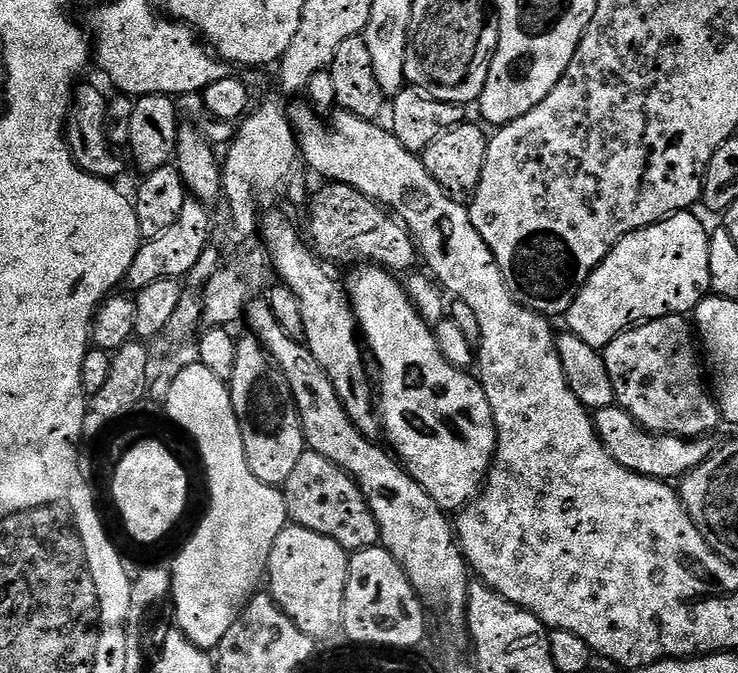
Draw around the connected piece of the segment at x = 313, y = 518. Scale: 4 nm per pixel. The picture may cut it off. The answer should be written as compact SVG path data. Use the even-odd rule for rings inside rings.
M311 450L304 451L302 458L298 458L294 471L290 473L290 478L286 478L286 482L282 485L282 491L291 523L302 526L306 530L314 530L314 534L322 534L322 538L334 538L334 542L338 542L338 546L342 546L349 554L363 548L374 548L380 544L378 522L362 490L354 482L354 478L346 470L342 470L342 466L330 462L330 458L324 458L322 454Z

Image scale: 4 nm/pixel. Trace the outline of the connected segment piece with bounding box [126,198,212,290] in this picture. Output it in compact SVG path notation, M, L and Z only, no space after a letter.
M189 198L186 206L182 206L182 214L178 214L178 222L170 226L158 238L141 243L138 254L134 254L134 262L130 262L130 270L126 277L127 287L139 290L150 286L150 282L159 280L180 280L194 270L198 258L202 258L202 250L210 246L208 240L212 236L212 220L208 217L209 209L200 200Z

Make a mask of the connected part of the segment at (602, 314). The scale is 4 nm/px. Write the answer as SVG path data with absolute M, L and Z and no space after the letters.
M691 211L675 212L673 216L667 216L666 219L660 220L657 224L646 226L637 232L626 234L614 247L610 250L610 254L601 262L599 266L590 274L590 278L582 286L582 290L578 294L578 298L574 298L574 302L570 306L570 310L566 313L567 331L572 332L578 338L582 338L582 342L586 342L586 346L603 350L603 348L618 334L622 334L624 329L631 328L646 320L657 320L663 316L678 316L681 314L695 313L697 306L704 301L704 297L710 292L710 242L708 241L709 229L704 229L704 224L698 217L692 216Z

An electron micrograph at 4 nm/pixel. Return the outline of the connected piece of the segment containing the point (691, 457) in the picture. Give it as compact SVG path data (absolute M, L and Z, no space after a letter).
M619 406L601 408L595 413L596 432L612 457L628 470L643 476L665 482L675 481L693 472L712 453L714 444L708 438L687 436L667 436L658 432L648 432L632 415Z

